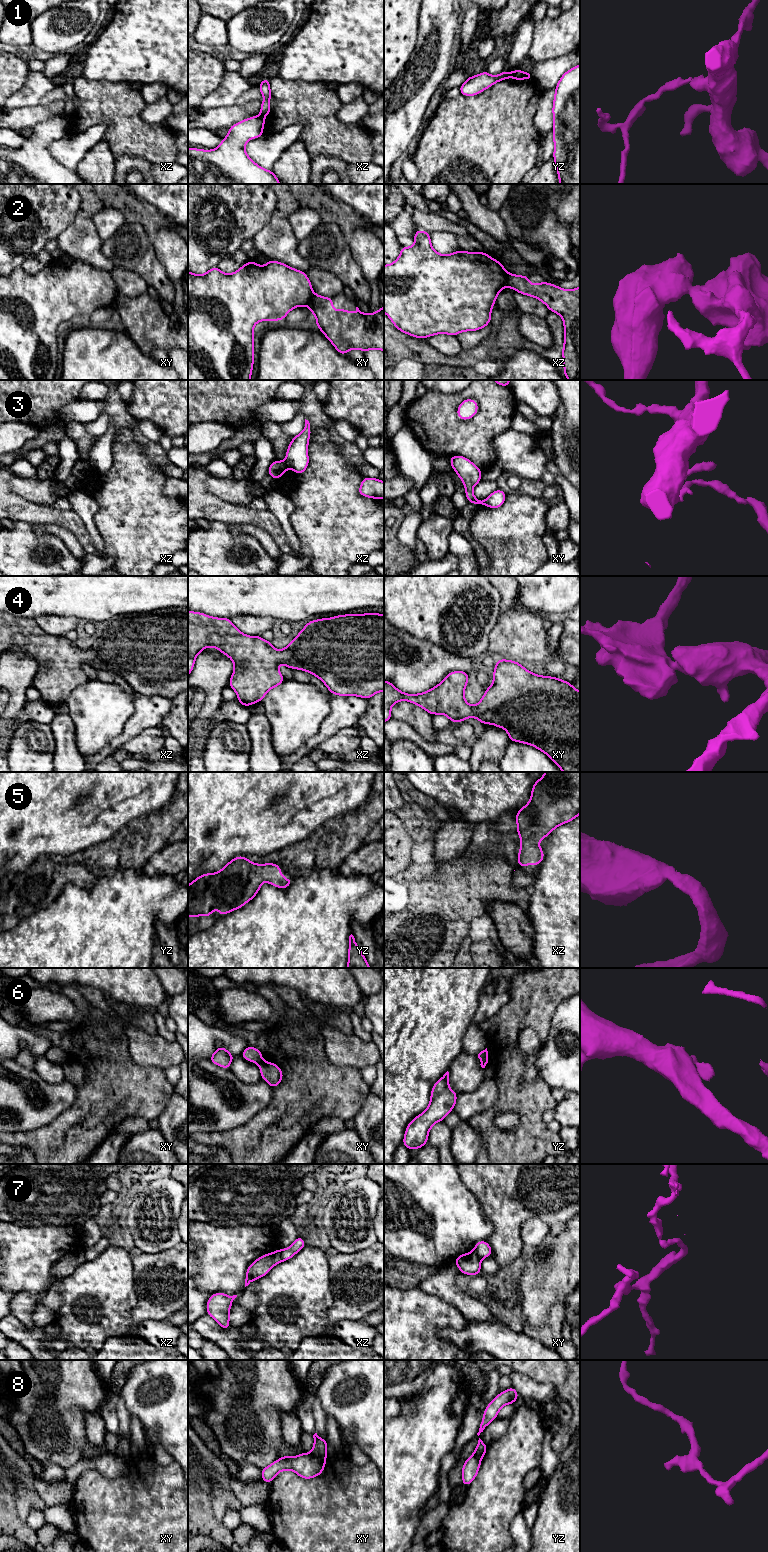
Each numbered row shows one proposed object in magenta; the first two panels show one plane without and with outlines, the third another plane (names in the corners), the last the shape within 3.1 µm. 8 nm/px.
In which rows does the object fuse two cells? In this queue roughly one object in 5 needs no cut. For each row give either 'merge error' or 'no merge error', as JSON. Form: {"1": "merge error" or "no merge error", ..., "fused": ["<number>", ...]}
{"1": "merge error", "2": "merge error", "3": "merge error", "4": "no merge error", "5": "no merge error", "6": "merge error", "7": "merge error", "8": "merge error", "fused": ["1", "2", "3", "6", "7", "8"]}

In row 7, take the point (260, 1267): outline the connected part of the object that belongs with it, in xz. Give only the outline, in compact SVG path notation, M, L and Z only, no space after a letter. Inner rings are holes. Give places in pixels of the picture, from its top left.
M280 1249L261 1255L257 1260L250 1264L246 1271L245 1287L252 1281L258 1280L269 1273L273 1266L282 1262Z

